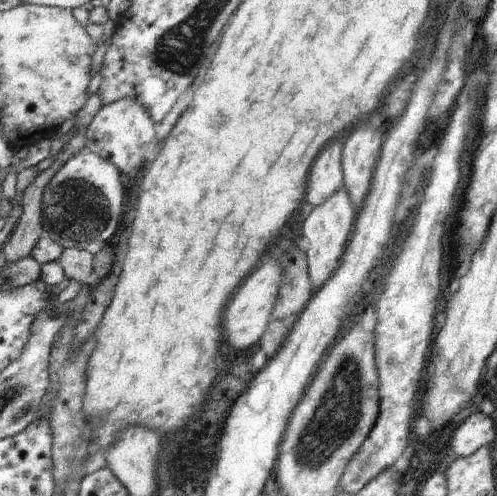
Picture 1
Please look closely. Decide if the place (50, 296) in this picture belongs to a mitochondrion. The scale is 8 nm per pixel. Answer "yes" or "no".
no

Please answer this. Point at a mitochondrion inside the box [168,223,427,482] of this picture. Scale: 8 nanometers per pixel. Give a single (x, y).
(339, 414)

